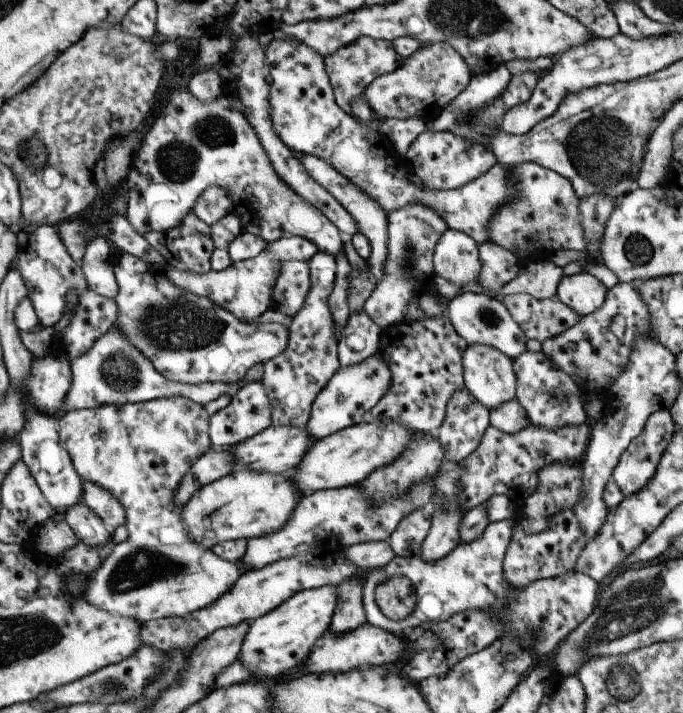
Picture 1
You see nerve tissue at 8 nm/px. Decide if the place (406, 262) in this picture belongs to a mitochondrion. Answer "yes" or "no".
yes

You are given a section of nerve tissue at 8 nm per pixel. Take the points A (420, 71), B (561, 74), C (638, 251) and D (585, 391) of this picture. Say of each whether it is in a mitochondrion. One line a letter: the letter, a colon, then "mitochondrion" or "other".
A: mitochondrion
B: other
C: mitochondrion
D: other

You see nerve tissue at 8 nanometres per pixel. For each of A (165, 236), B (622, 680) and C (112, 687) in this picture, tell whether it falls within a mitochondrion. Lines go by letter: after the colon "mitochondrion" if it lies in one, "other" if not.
A: other
B: mitochondrion
C: mitochondrion

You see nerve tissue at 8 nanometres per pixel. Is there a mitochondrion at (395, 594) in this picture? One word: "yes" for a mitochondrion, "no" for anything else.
yes

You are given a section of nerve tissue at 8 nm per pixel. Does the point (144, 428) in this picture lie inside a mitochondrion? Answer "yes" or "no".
no

